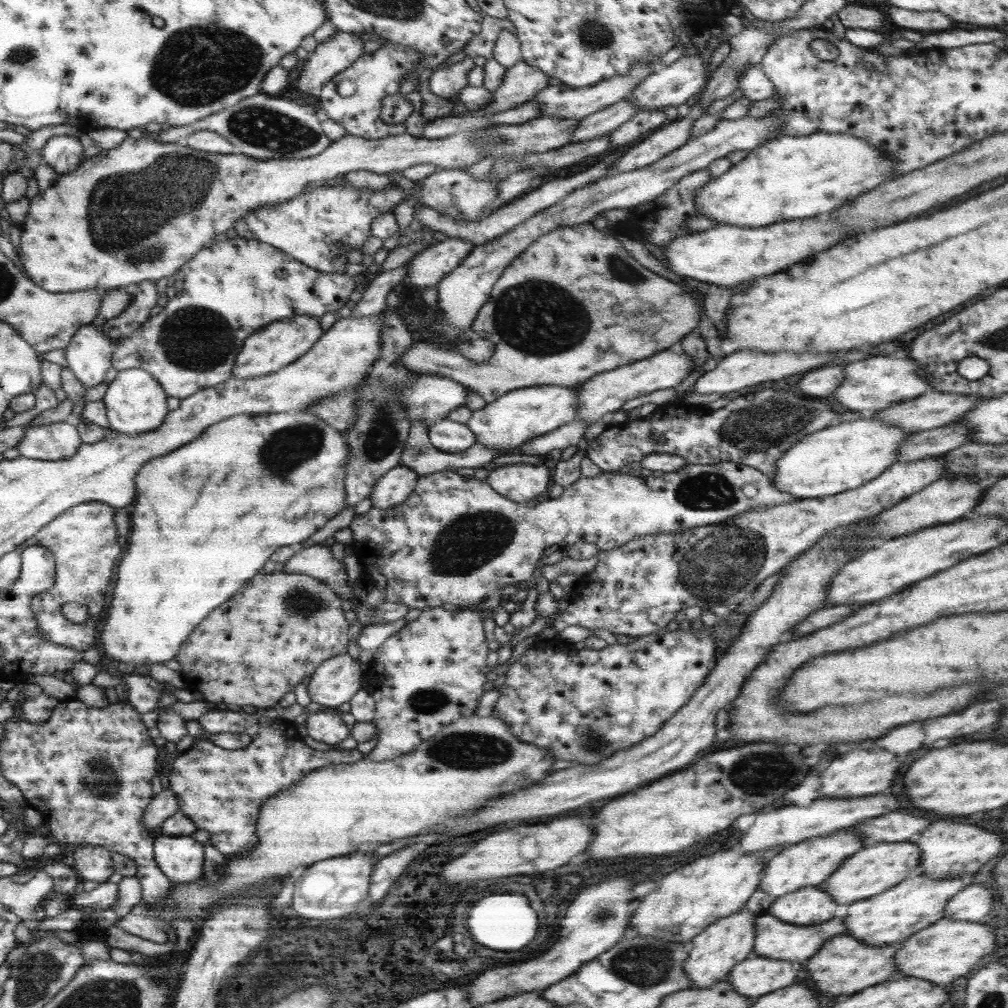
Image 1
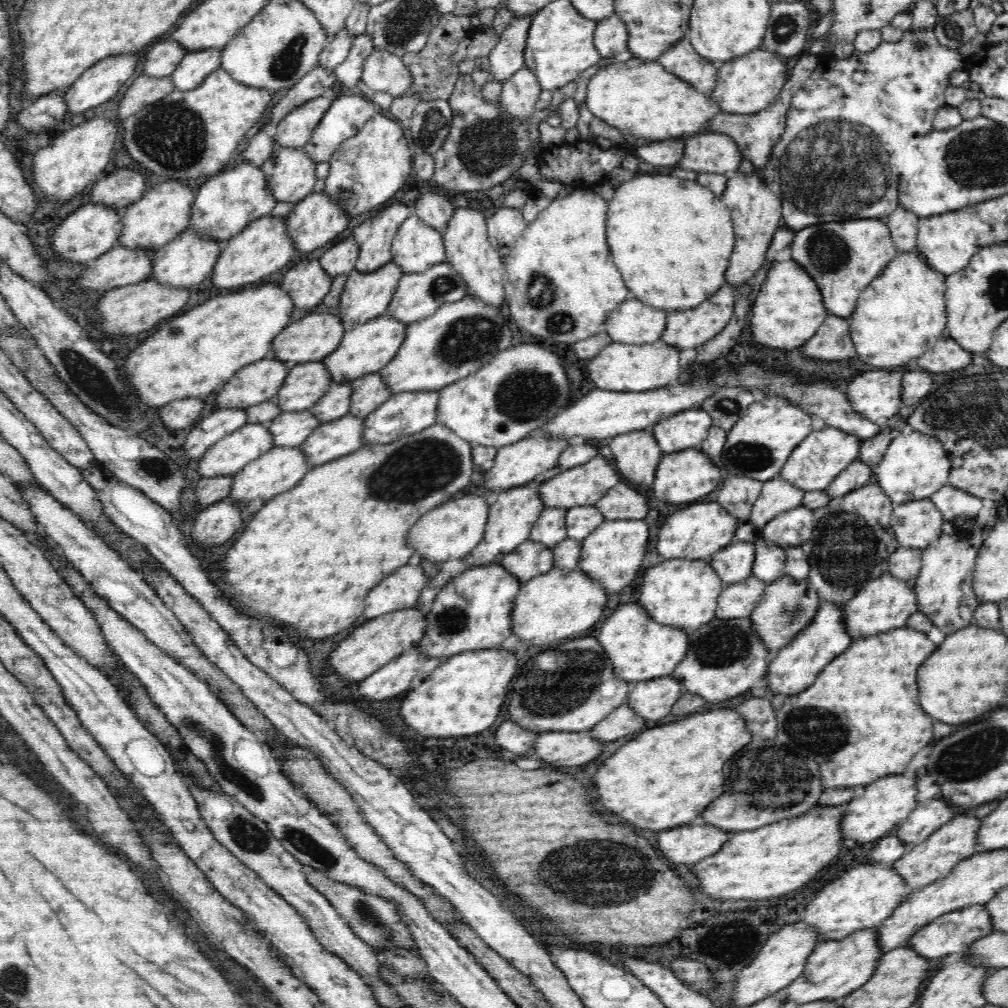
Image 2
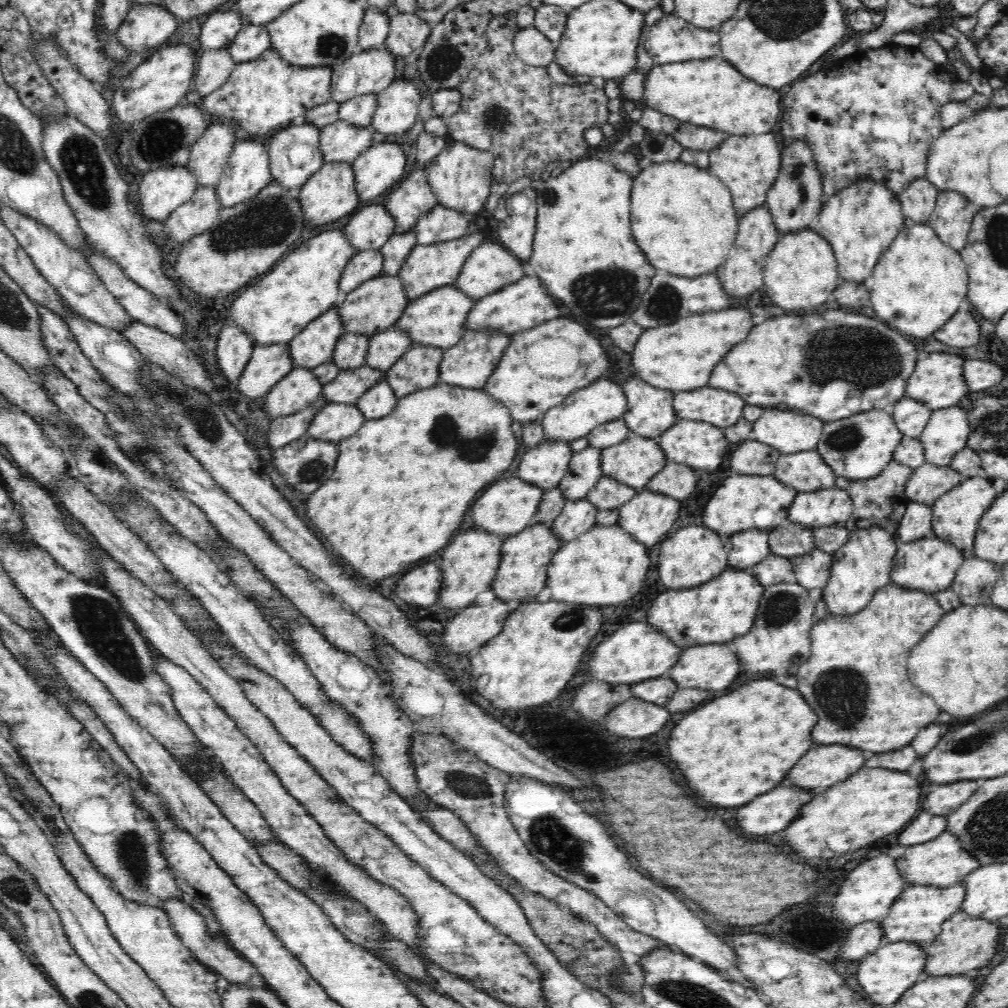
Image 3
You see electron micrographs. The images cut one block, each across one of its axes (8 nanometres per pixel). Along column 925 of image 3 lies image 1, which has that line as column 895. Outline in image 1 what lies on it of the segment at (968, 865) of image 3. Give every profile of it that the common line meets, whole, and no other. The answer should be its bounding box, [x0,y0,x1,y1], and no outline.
[822,842,919,905]

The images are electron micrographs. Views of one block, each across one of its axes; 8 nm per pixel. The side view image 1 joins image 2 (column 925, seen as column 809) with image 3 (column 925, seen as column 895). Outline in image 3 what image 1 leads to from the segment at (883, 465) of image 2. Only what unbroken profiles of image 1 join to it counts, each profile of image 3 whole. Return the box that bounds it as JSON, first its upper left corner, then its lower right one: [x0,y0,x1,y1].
[919,405,972,466]

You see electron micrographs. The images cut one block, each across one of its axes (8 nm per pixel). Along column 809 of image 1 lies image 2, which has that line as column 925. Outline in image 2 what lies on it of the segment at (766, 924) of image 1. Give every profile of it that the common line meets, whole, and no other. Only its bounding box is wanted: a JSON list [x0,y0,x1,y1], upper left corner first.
[908,903,994,959]

